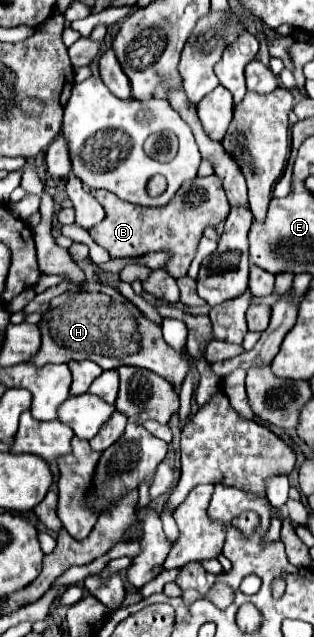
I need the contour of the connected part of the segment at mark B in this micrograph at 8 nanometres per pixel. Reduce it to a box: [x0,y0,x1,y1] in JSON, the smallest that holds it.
[89,176,229,278]

